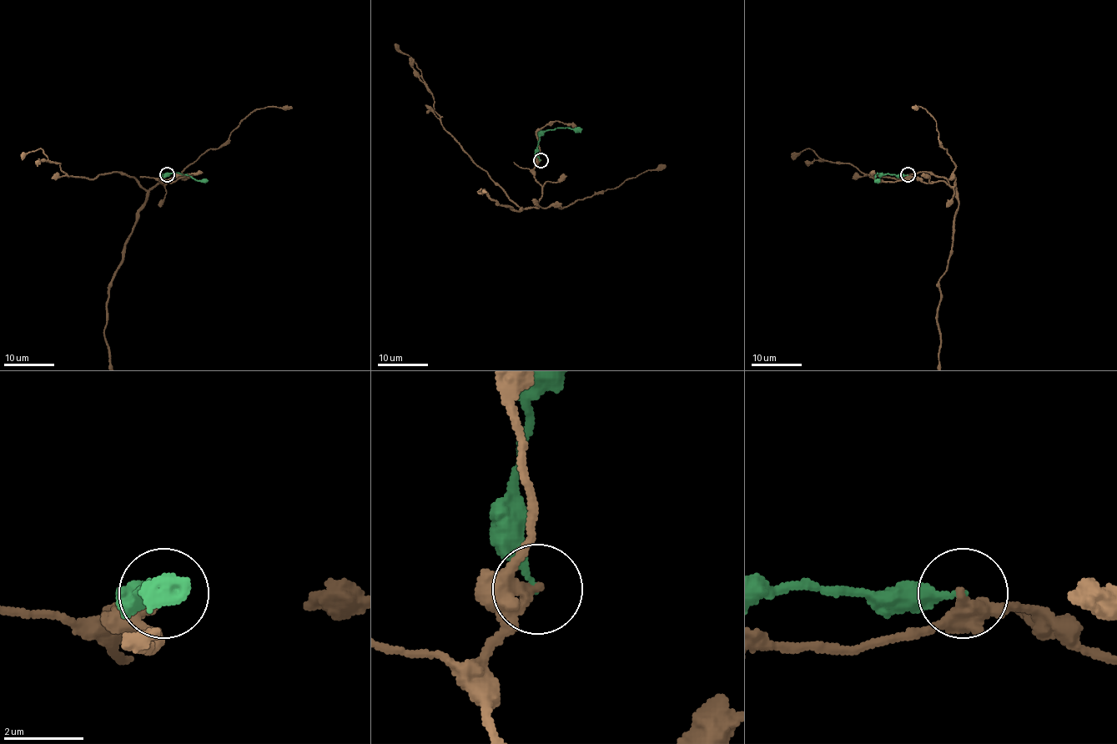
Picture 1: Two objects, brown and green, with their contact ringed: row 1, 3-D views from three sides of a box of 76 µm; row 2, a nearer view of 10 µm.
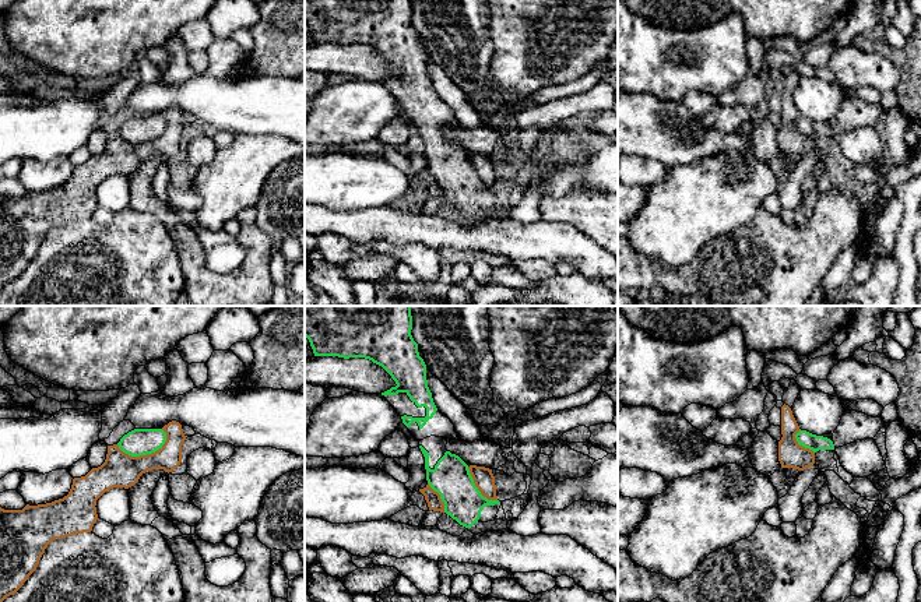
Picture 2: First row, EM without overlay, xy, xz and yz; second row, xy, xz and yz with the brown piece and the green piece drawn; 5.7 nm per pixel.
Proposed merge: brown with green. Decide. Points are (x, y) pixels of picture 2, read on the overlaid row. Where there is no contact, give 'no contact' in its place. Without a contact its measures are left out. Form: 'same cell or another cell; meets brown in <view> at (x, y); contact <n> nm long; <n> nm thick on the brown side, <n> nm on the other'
another cell; meets brown in xy at (144, 456); contact 300 nm long; 200 nm thick on the brown side, 160 nm on the other

